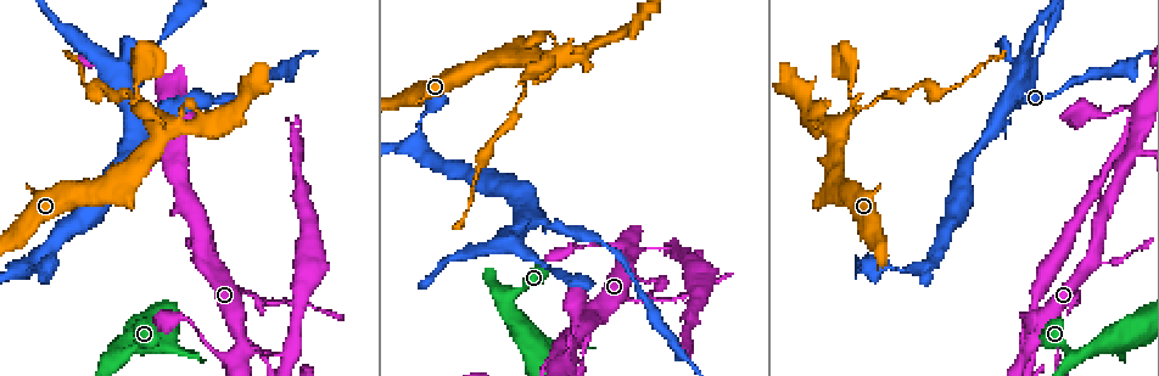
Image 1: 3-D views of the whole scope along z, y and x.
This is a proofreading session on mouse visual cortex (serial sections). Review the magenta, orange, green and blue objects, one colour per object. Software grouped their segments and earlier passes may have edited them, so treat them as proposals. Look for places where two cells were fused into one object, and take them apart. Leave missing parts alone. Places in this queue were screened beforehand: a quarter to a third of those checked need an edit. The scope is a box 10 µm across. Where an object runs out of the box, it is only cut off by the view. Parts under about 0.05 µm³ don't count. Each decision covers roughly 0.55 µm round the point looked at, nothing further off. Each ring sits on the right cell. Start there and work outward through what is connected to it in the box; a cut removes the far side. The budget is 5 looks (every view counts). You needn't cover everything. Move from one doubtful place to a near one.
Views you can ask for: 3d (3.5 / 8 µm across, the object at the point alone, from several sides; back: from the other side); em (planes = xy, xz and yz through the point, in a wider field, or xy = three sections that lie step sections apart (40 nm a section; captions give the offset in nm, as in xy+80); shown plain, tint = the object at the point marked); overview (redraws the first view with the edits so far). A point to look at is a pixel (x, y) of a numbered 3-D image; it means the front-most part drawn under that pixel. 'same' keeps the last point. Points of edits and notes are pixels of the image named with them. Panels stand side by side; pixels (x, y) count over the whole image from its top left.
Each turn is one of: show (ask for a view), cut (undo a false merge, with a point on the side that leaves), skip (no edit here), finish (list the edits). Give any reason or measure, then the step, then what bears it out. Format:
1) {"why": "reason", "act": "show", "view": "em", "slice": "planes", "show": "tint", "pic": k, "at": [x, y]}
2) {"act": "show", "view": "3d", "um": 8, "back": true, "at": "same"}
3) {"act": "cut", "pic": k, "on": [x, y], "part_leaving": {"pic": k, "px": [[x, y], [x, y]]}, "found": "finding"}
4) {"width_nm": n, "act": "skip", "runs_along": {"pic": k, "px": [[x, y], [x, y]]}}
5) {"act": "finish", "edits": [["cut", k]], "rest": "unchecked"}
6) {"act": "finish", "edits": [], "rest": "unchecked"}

{"why": "three arms meet", "act": "show", "view": "3d", "um": 3.5, "pic": 1, "at": [503, 247]}

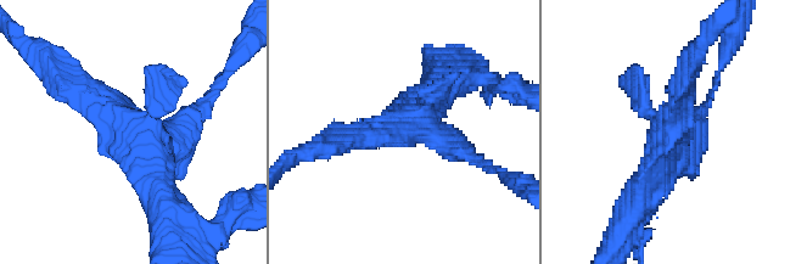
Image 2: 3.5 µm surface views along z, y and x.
{"why": "now the EM", "act": "show", "view": "em", "slice": "xy", "step": 5, "show": "tint", "pic": 2, "at": [404, 124]}

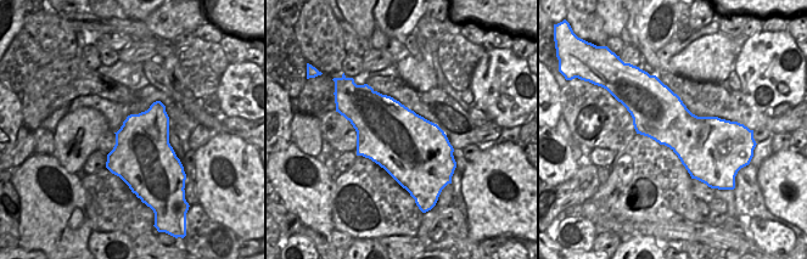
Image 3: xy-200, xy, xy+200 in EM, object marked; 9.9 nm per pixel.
{"act": "skip", "runs_along": {"pic": 2, "px": [[174, 214], [147, 147], [88, 91]]}, "found": "one cell here"}

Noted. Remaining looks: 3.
{"act": "show", "view": "3d", "um": 3.5, "pic": 1, "at": [861, 110]}

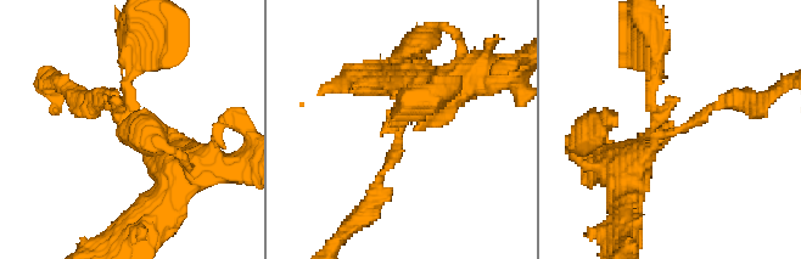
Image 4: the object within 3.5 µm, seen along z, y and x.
{"arms": 3, "arm_widths_nm": [150, 150, 400], "why": "need the tissue", "act": "show", "view": "em", "slice": "xy", "step": 1, "show": "tint", "pic": 4, "at": [399, 136]}

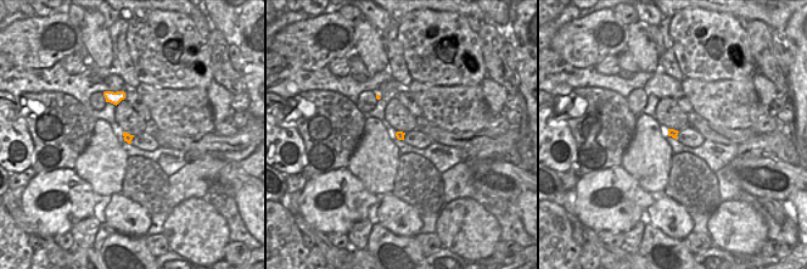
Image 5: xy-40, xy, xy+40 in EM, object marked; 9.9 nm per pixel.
{"width_nm": 80, "act": "cut", "pic": 4, "on": [715, 106], "part_leaving": {"pic": 4, "px": [[678, 130], [722, 100], [772, 93]]}, "found": "two cells meet here"}

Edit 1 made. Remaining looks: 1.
{"act": "finish", "edits": [["cut", 4]], "rest": "unchecked"}

